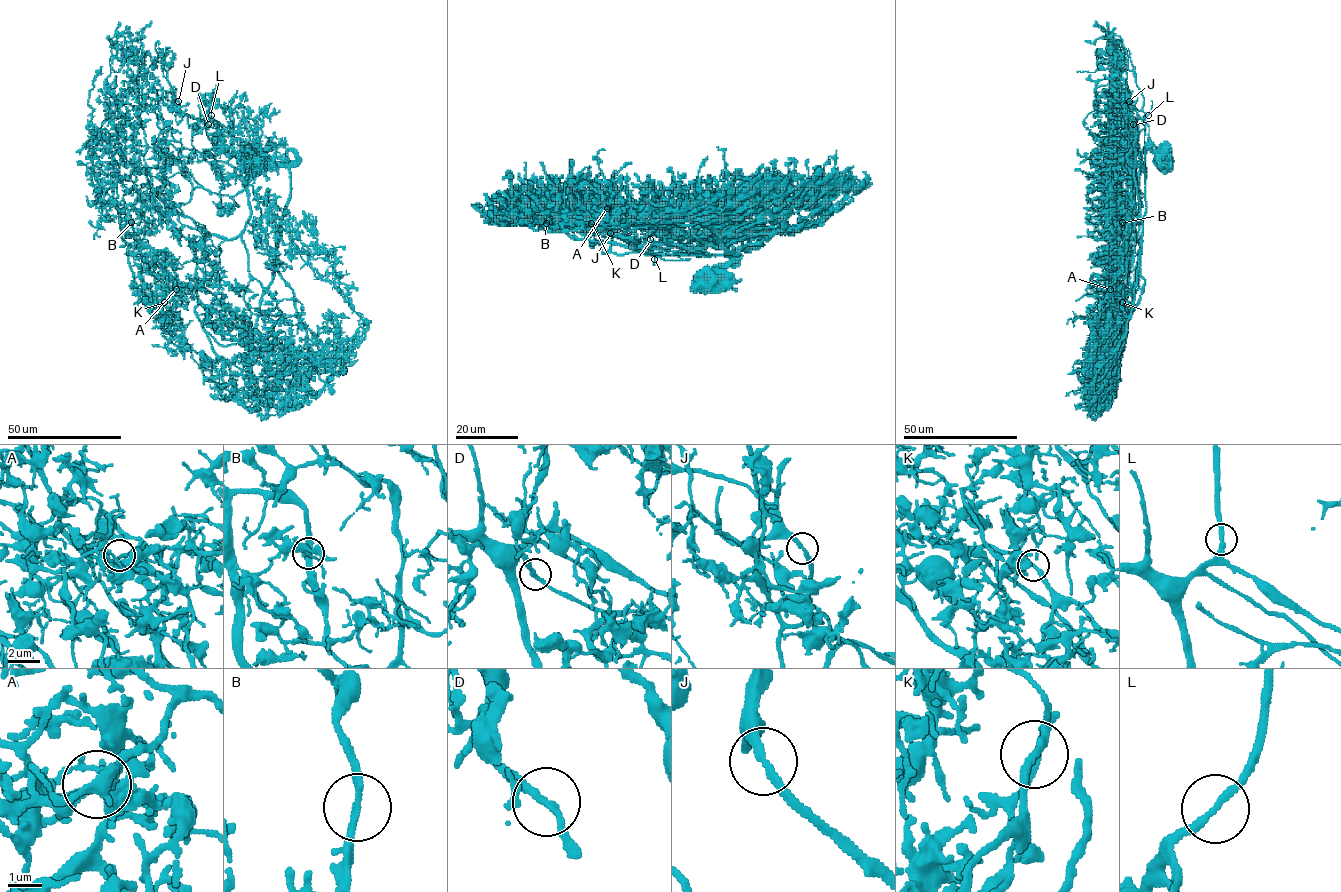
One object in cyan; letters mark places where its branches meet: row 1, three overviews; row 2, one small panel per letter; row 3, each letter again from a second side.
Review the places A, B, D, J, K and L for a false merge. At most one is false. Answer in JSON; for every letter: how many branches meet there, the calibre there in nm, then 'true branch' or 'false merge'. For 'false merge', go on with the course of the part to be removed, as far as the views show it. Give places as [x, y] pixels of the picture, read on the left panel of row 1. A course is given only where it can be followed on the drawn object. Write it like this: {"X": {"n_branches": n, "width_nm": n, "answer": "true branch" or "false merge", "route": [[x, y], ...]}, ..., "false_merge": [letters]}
{"A": {"n_branches": 2, "width_nm": 220, "answer": "true branch"}, "B": {"n_branches": 2, "width_nm": 220, "answer": "true branch"}, "D": {"n_branches": 2, "width_nm": 240, "answer": "true branch"}, "J": {"n_branches": 2, "width_nm": 190, "answer": "true branch"}, "K": {"n_branches": 2, "width_nm": 240, "answer": "true branch"}, "L": {"n_branches": 2, "width_nm": 240, "answer": "true branch"}, "false_merge": []}

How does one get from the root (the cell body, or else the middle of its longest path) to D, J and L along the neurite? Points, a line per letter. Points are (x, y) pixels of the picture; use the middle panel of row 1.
D: (715, 282), (715, 274), (730, 259), (729, 255), (647, 254), (658, 257), (676, 255), (681, 251), (650, 240)
J: (715, 282), (715, 274), (730, 259), (729, 255), (614, 254), (611, 251), (611, 234)
L: (715, 282), (715, 274), (730, 259), (729, 255), (647, 254), (650, 252), (654, 259)

